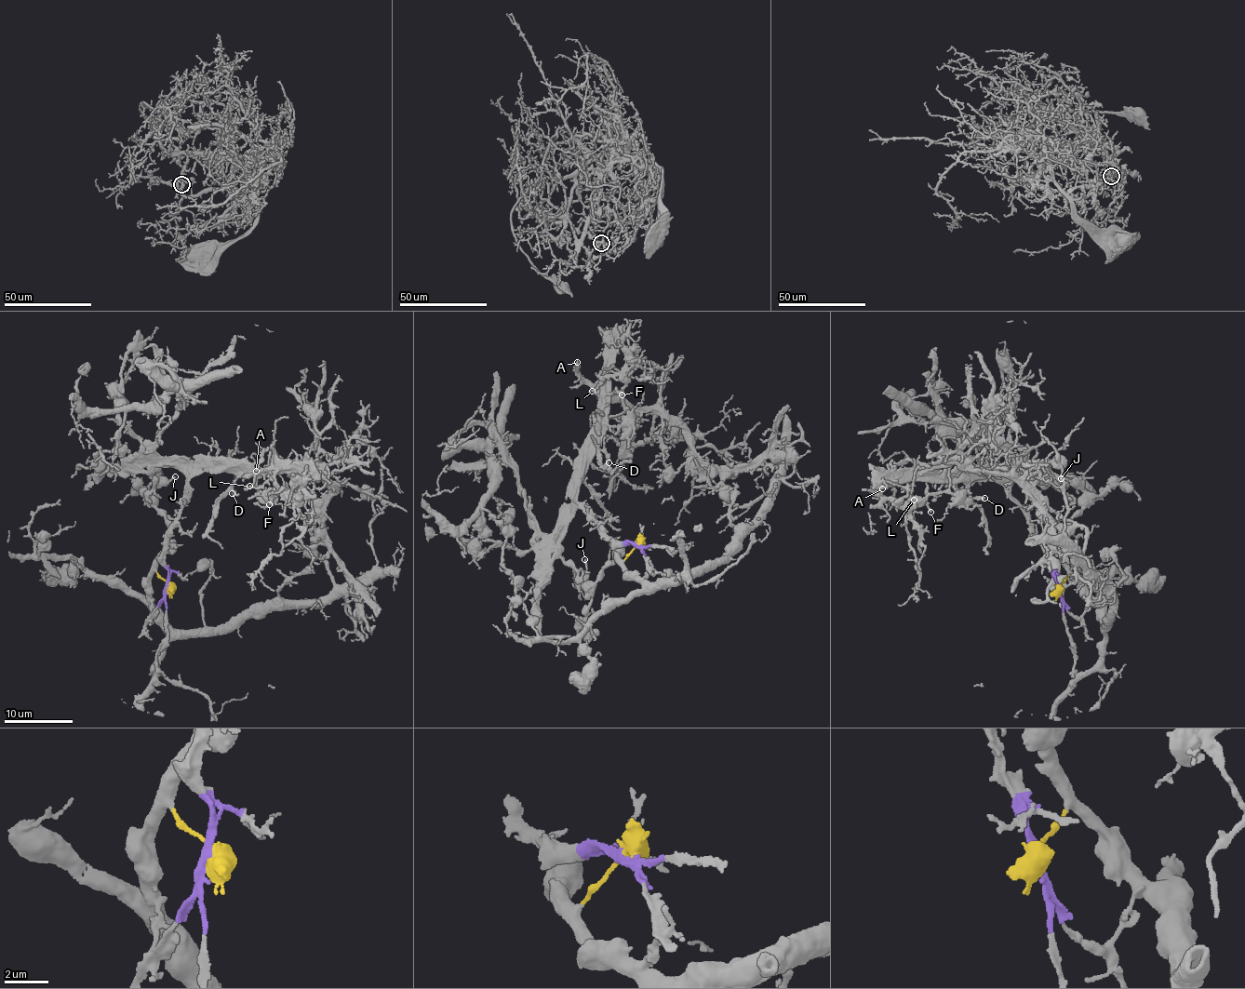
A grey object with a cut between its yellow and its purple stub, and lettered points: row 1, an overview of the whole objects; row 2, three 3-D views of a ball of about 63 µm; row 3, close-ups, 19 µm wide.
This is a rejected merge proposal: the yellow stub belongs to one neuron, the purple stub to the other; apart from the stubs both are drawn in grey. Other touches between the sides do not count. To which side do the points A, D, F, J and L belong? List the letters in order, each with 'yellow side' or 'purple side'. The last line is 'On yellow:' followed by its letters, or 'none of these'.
A: purple side
D: purple side
F: purple side
J: yellow side
L: purple side
On yellow: J

